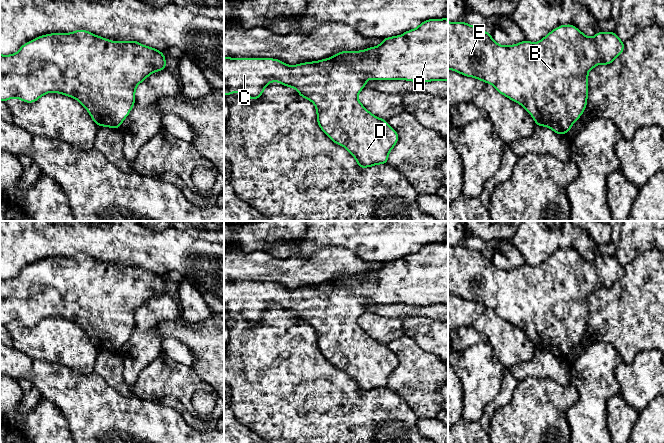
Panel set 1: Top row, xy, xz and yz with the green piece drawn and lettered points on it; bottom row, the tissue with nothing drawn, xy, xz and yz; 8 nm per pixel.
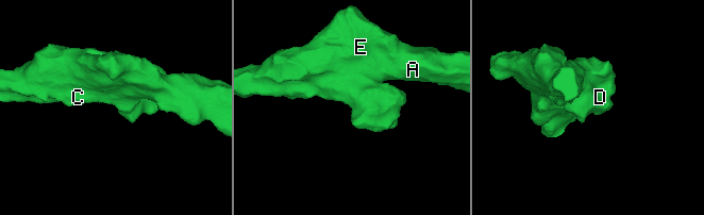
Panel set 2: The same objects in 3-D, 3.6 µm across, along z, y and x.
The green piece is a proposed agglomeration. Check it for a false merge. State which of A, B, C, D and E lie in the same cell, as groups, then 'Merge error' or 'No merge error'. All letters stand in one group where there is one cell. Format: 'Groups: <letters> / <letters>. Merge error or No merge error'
Groups: A B C D E. No merge error

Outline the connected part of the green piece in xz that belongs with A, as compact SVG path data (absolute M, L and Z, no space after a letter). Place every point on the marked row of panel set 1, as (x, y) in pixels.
M430 19L423 21L417 28L404 32L400 36L392 36L389 38L382 38L383 42L375 47L371 47L361 51L342 51L340 53L335 54L334 56L323 59L320 61L300 63L295 66L289 66L288 64L281 62L278 59L272 58L229 58L224 57L224 95L228 96L235 92L242 92L251 100L255 100L259 98L265 89L265 87L270 82L280 82L282 85L287 87L295 88L299 95L303 98L307 98L311 102L314 103L316 111L317 111L317 122L321 130L335 142L337 145L345 147L351 155L356 159L358 163L358 167L366 168L372 167L378 164L387 164L388 162L388 154L392 150L392 148L398 142L398 134L397 132L388 125L387 121L377 116L371 114L358 100L359 92L365 87L368 83L367 79L370 78L372 80L409 80L412 82L430 82L435 80L448 81L448 19Z

